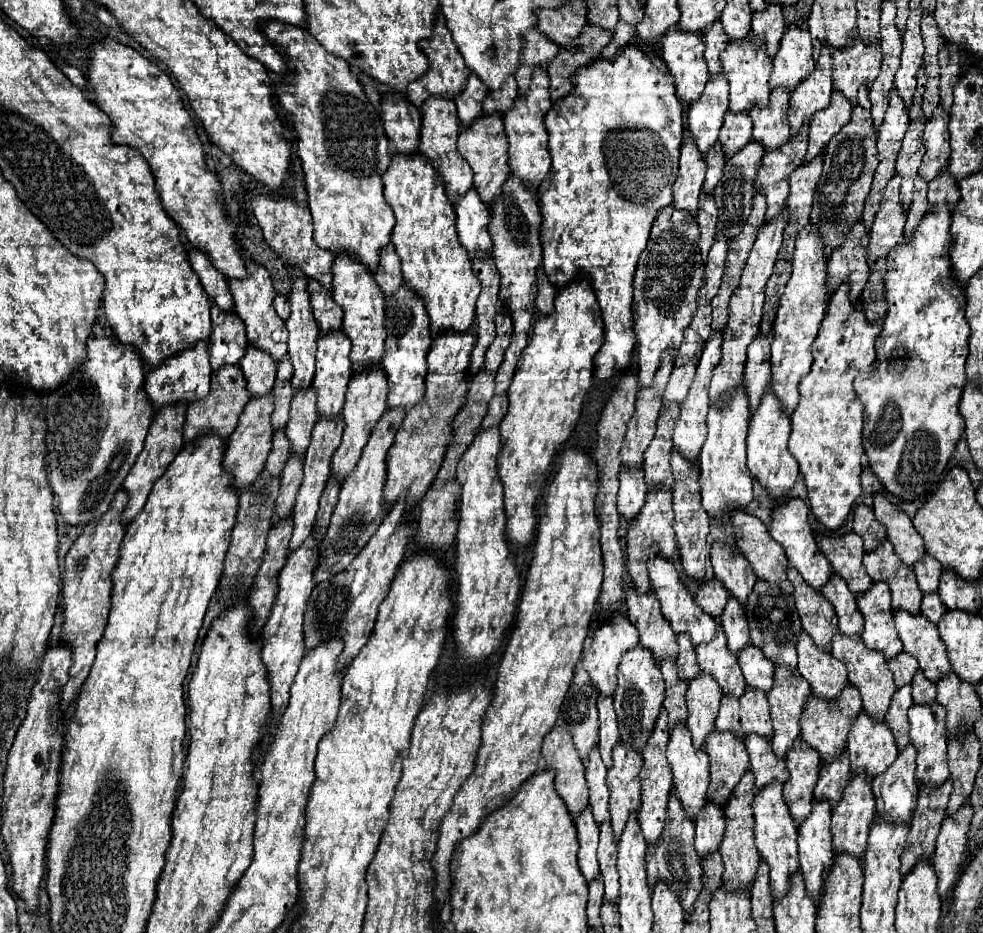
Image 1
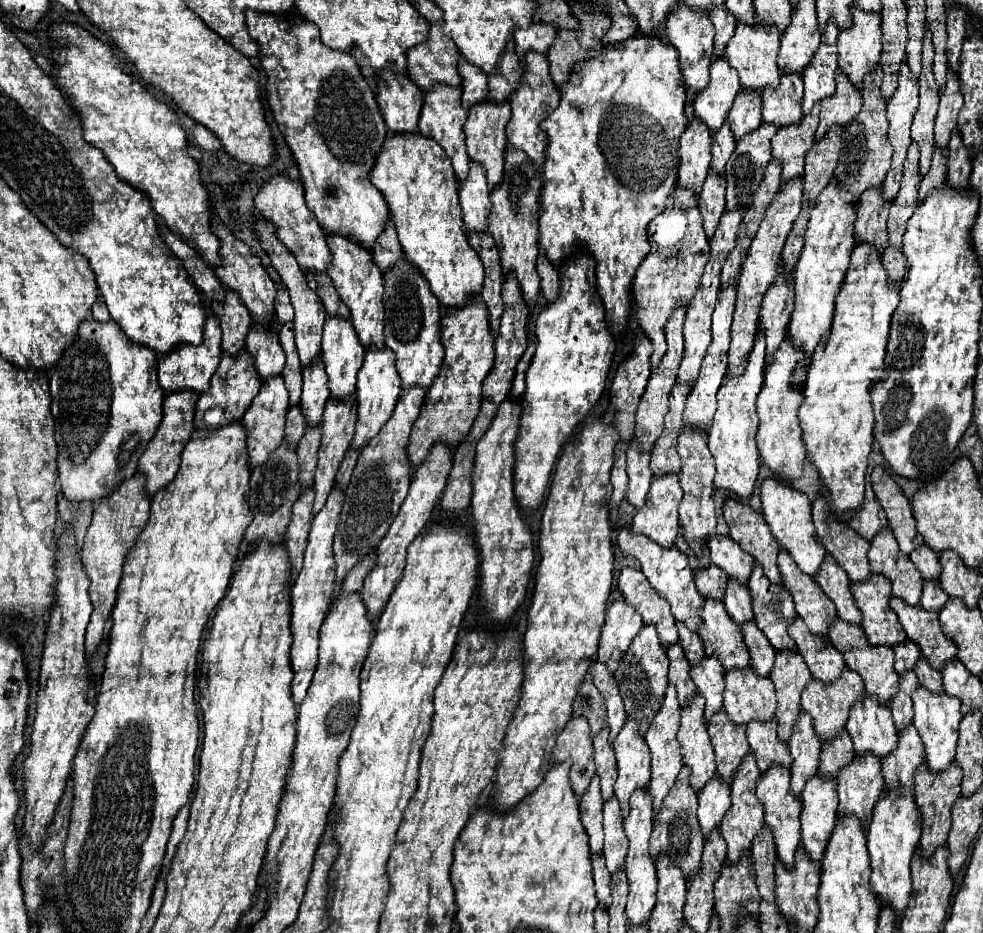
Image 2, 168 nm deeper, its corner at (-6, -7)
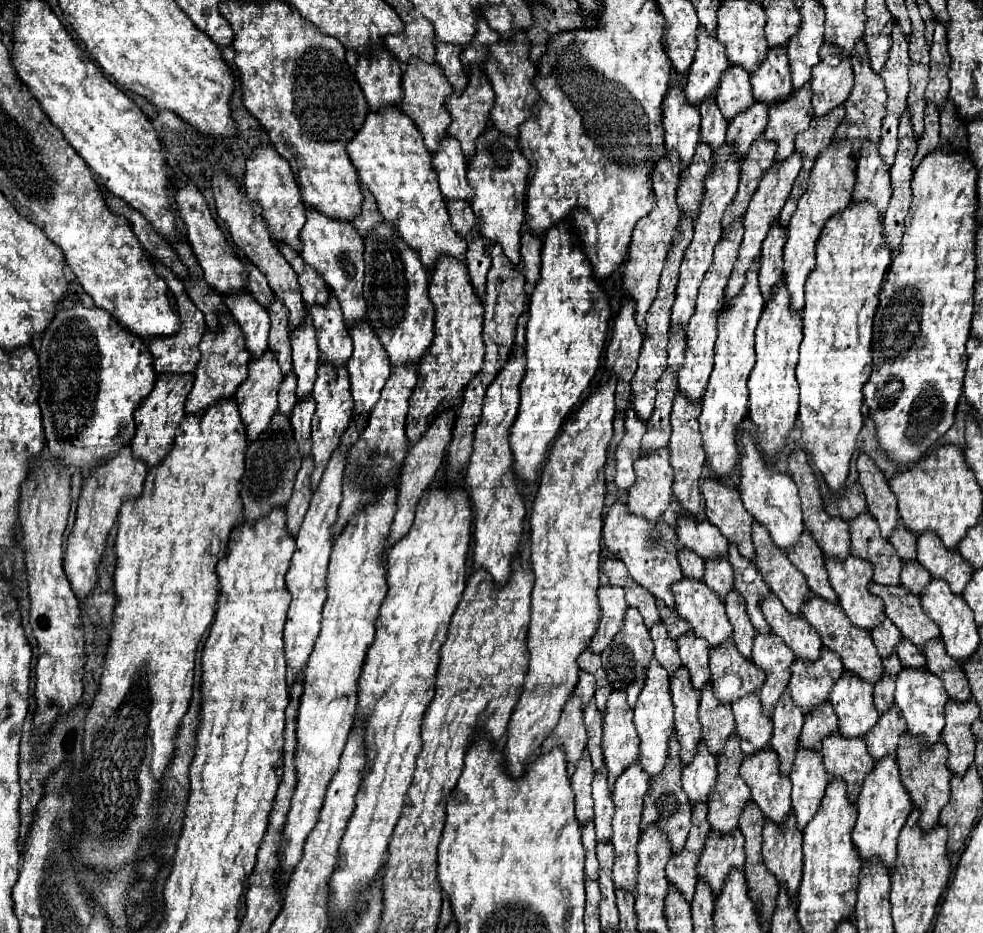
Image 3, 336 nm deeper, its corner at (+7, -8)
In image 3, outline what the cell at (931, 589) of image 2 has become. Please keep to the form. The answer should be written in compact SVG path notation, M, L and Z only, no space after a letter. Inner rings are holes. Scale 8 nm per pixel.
M906 562L902 576L900 576L900 586L908 588L916 596L920 596L924 592L926 584L930 584L930 580L932 580L932 576L926 572L926 568L922 568L918 562Z

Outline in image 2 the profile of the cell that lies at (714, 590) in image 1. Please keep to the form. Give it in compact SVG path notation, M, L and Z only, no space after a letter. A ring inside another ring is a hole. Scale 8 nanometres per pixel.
M709 565L709 567L699 569L699 571L695 573L697 591L699 591L703 597L713 597L713 599L723 599L727 579L729 579L729 577L723 573L723 569L719 569L719 567L715 567L715 565Z

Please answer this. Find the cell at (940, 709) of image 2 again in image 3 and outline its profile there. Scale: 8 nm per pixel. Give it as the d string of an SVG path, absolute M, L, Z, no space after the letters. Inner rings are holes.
M904 668L896 680L896 706L902 710L902 716L908 724L908 734L920 738L924 746L932 746L940 740L944 730L944 706L948 702L948 694L938 680L938 676L930 674L928 670L914 670Z

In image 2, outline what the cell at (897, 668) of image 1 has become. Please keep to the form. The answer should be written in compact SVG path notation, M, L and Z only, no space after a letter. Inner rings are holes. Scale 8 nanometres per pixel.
M909 639L895 645L893 647L895 651L895 671L897 673L905 673L905 671L911 671L917 663L917 659L921 657L921 651L919 647L915 647L915 643L911 643Z

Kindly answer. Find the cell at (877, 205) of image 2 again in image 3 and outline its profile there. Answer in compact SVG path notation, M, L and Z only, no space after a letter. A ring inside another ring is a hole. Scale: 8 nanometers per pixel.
M866 144L866 148L862 148L862 156L856 160L856 184L852 202L870 202L880 214L884 214L888 208L890 192L890 174L880 160L878 146L870 148L870 144Z

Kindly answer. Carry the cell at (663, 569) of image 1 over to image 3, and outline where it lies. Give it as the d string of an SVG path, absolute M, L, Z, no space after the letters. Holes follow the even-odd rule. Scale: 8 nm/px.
M616 502L610 506L606 518L604 518L604 544L608 552L622 560L630 572L630 576L650 590L658 600L666 604L666 608L674 610L674 596L672 596L672 584L680 582L684 576L680 572L680 564L676 560L676 532L672 526L668 526L664 520L658 524L650 524L642 520L640 516L634 516L626 512L626 504Z

